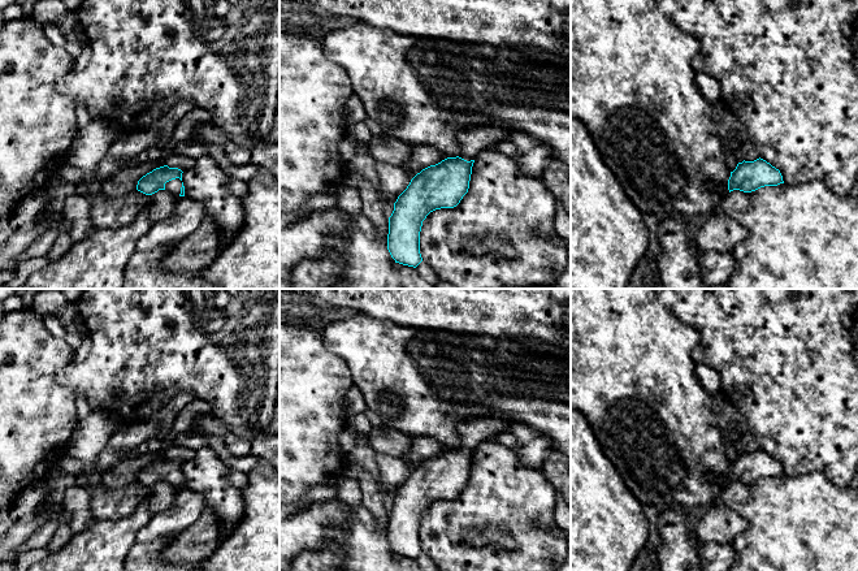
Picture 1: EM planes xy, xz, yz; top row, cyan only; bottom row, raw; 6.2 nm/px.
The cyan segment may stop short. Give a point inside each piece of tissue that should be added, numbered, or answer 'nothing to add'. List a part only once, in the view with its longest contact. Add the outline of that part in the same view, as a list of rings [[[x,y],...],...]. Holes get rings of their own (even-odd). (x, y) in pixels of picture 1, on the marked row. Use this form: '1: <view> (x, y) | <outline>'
1: xy (173, 186) | [[[179,178],[172,179],[165,183],[165,190],[174,196],[179,196],[182,187],[182,181]]]

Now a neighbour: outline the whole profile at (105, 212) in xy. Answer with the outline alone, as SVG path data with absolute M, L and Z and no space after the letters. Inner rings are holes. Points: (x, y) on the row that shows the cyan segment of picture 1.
M138 190L125 196L108 198L100 193L91 194L90 219L98 229L117 229L129 225L136 215L147 209L152 222L170 216L181 196L174 196L166 190L146 195Z

